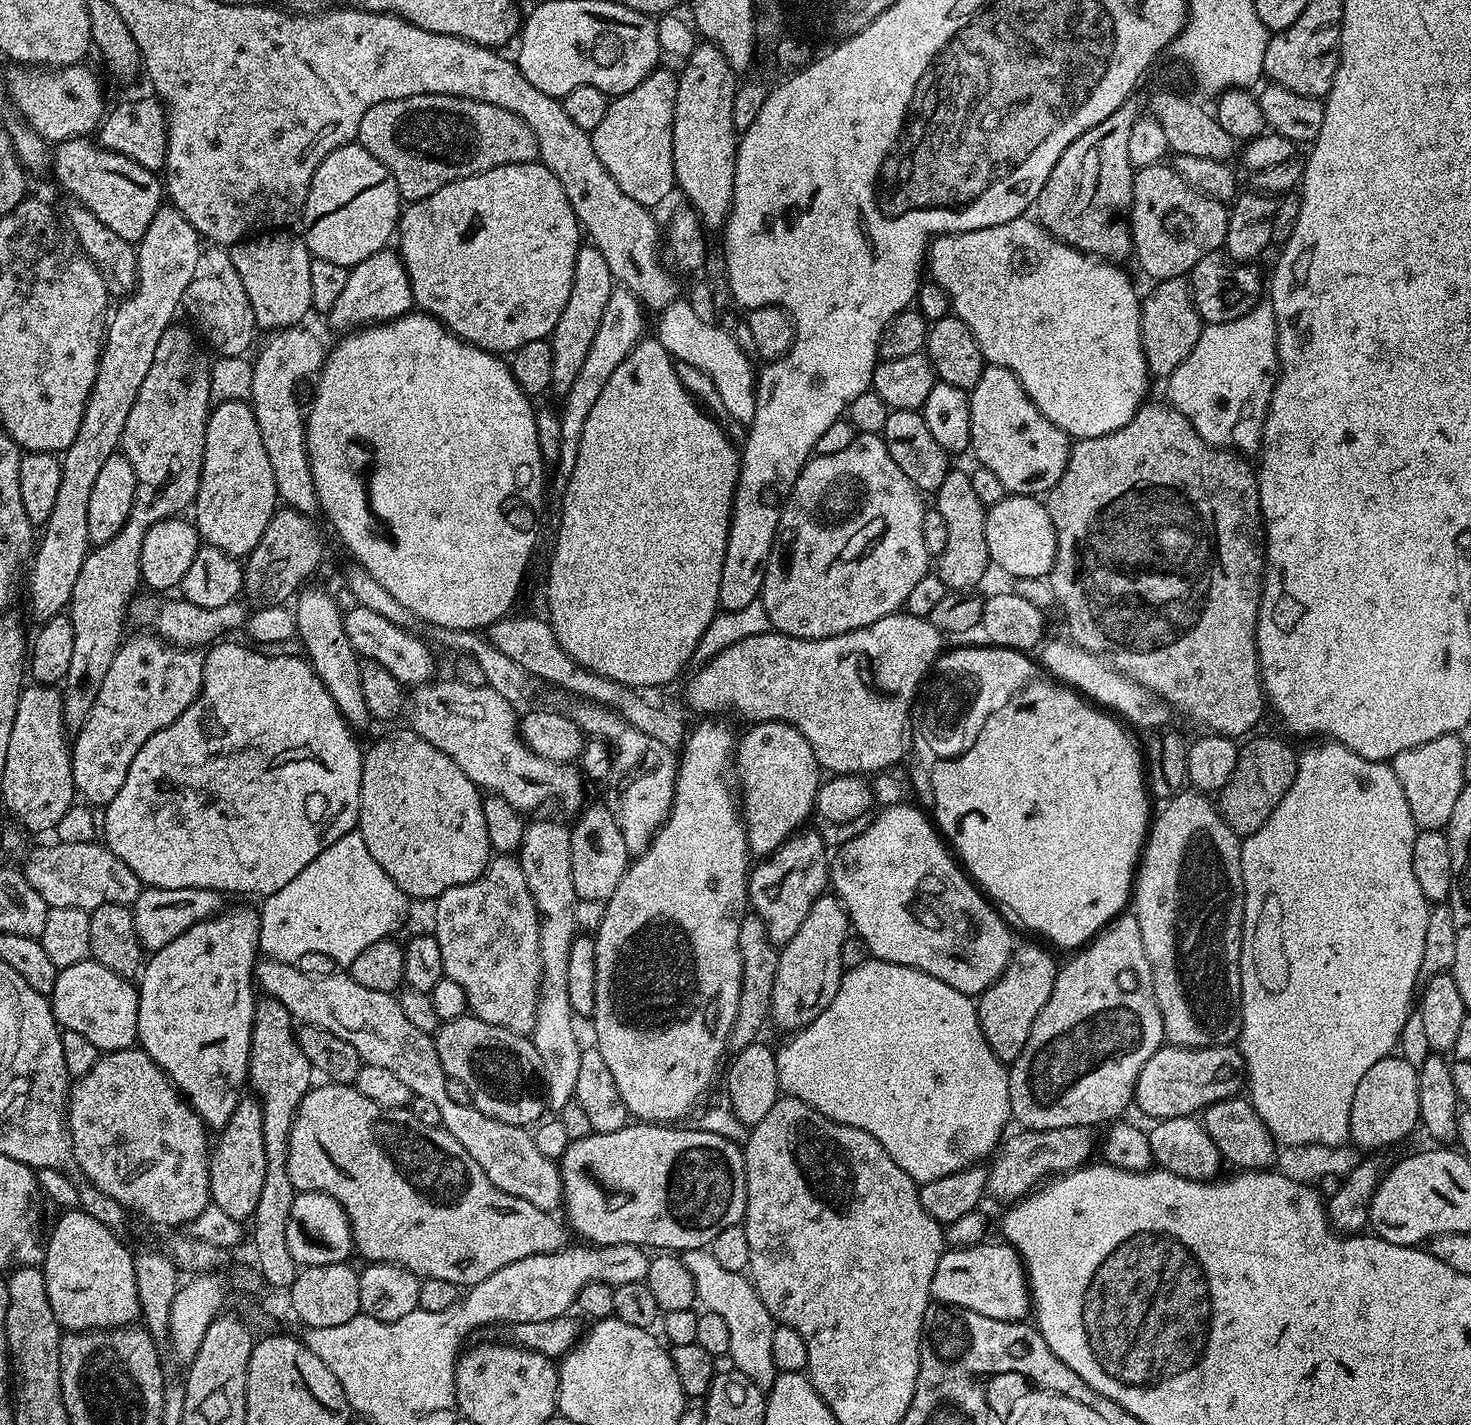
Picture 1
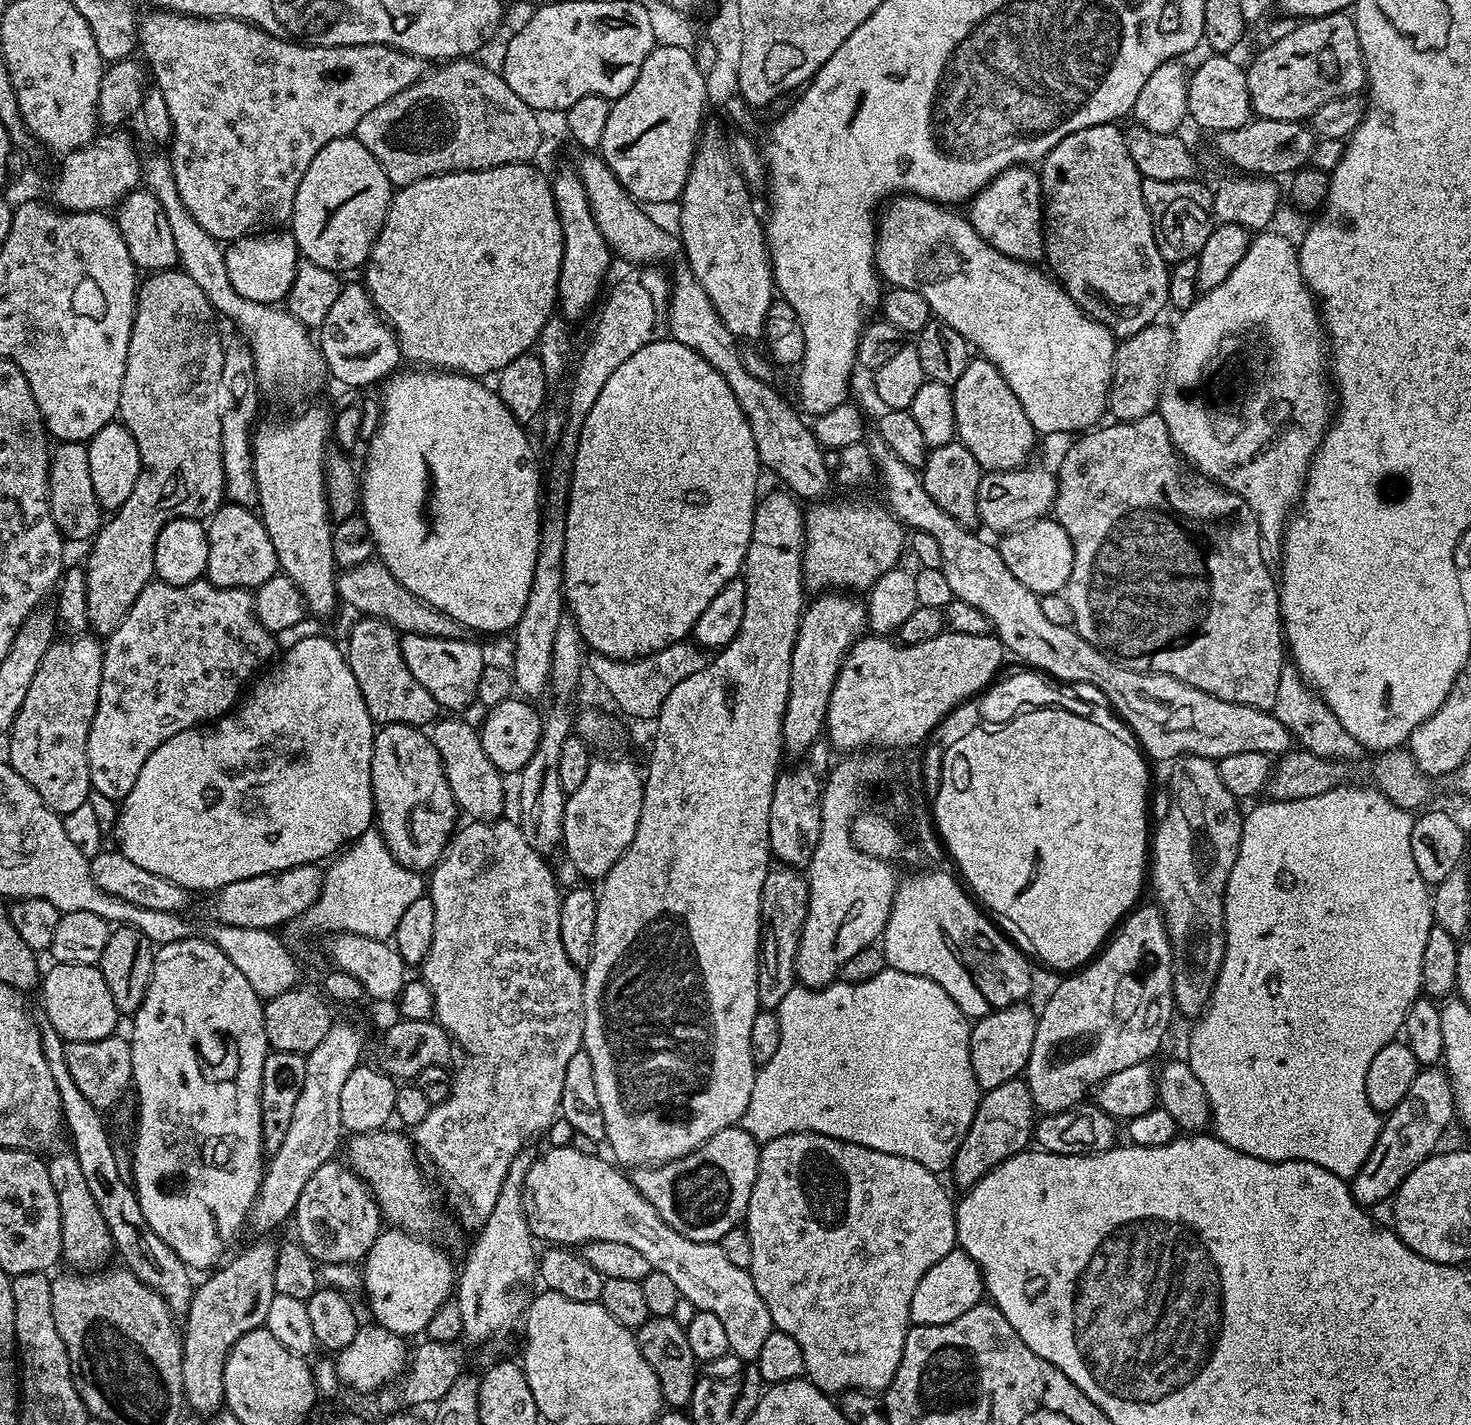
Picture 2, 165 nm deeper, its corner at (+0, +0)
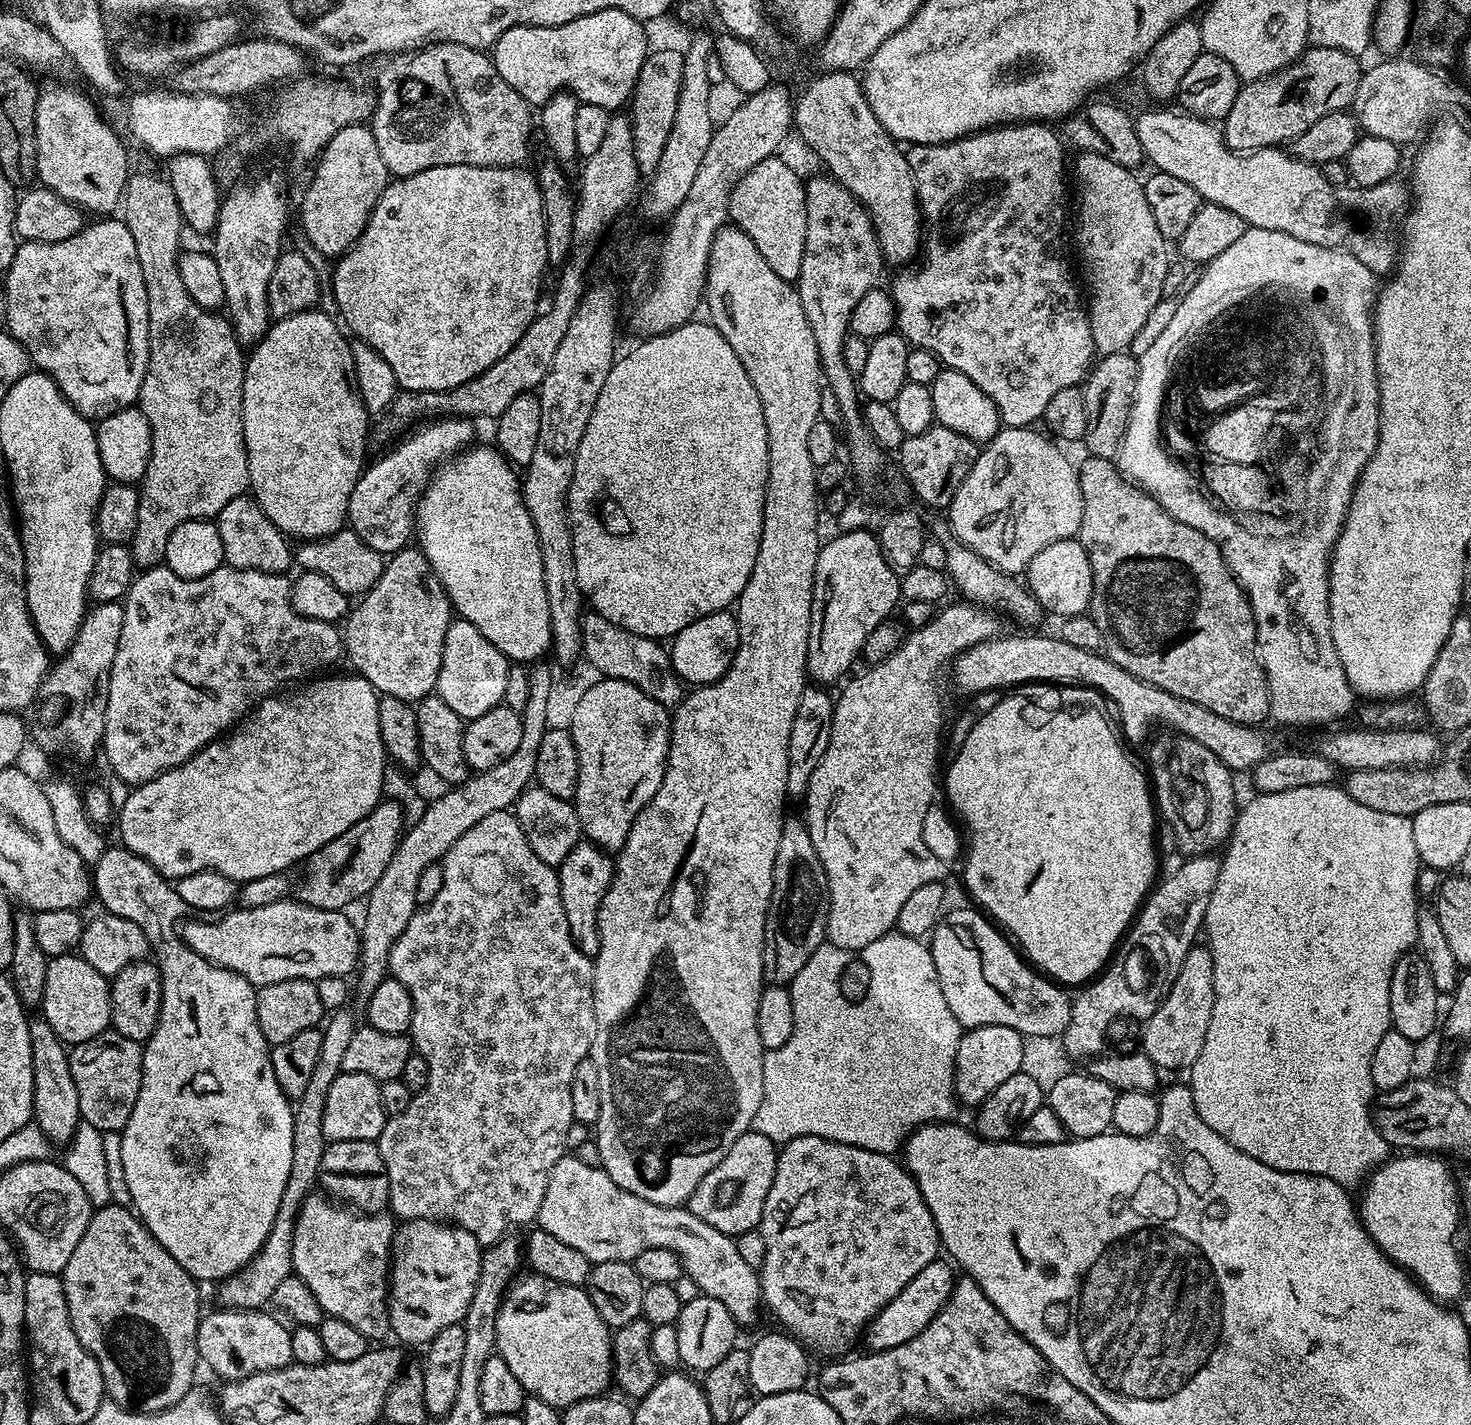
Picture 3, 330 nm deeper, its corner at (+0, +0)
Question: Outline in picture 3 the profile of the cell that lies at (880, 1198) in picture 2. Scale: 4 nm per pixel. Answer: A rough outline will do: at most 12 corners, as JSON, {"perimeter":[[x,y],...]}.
{"perimeter":[[779,1149],[763,1303],[813,1353],[942,1252],[895,1155]]}

